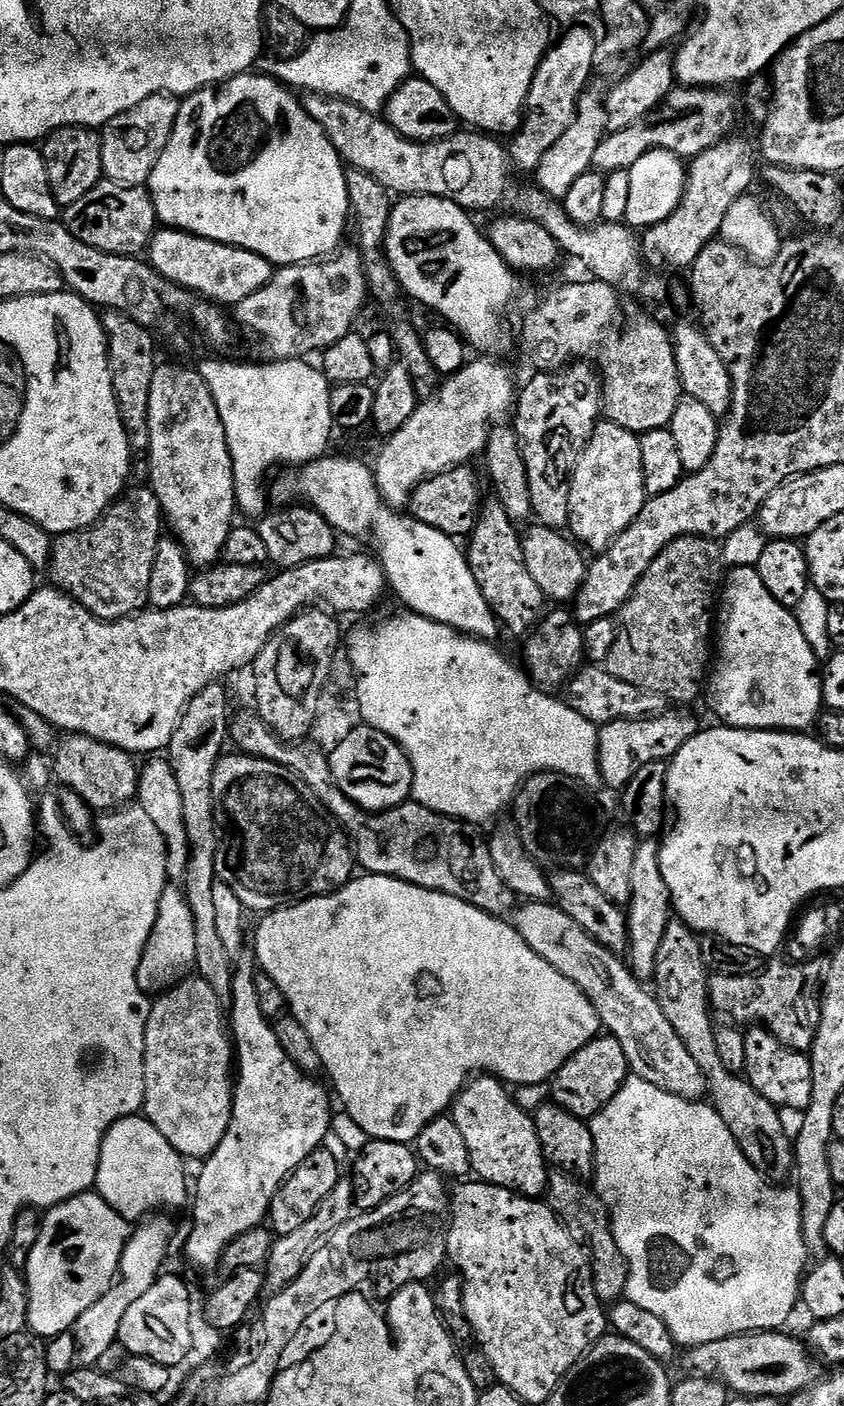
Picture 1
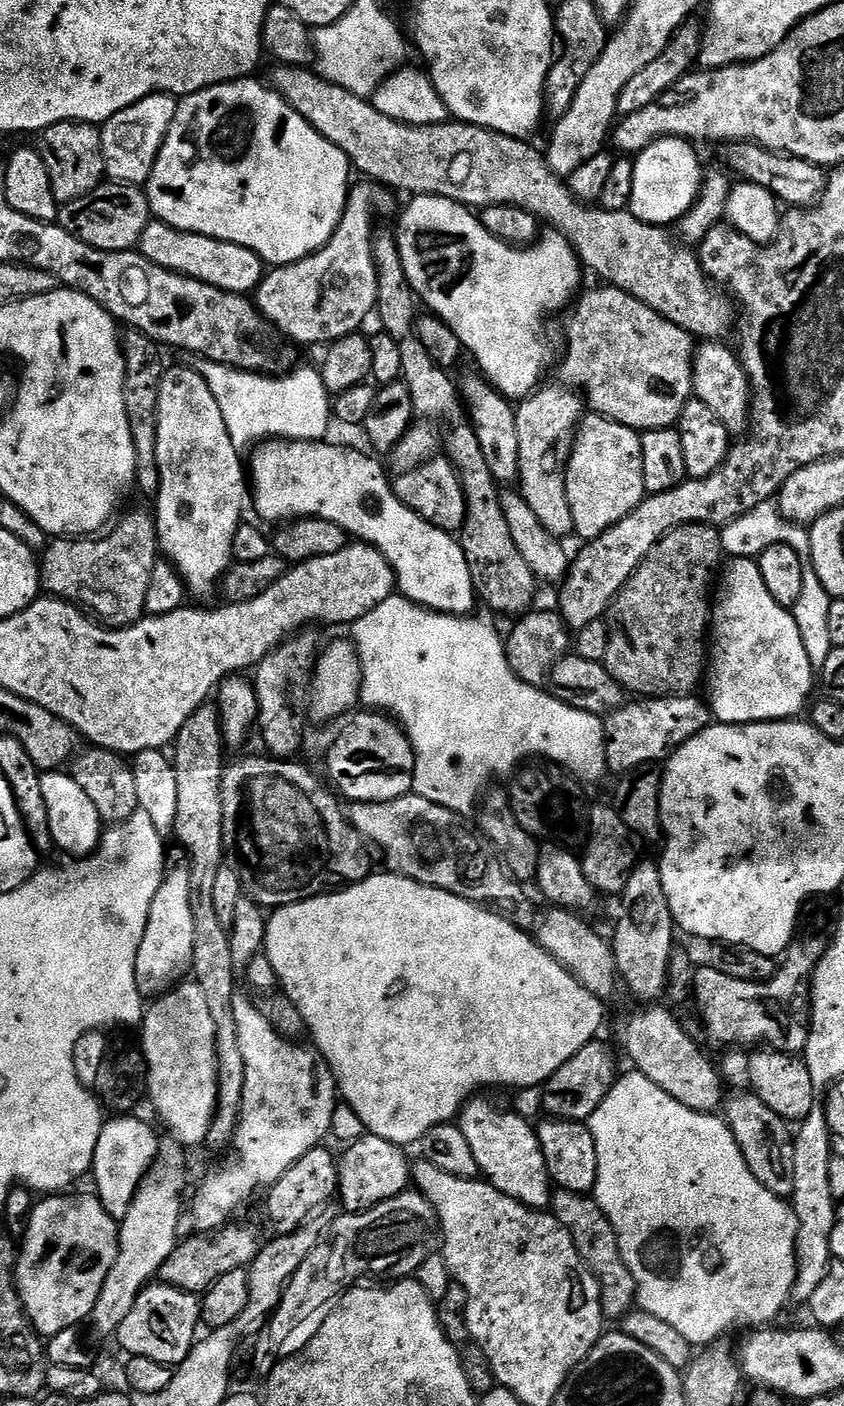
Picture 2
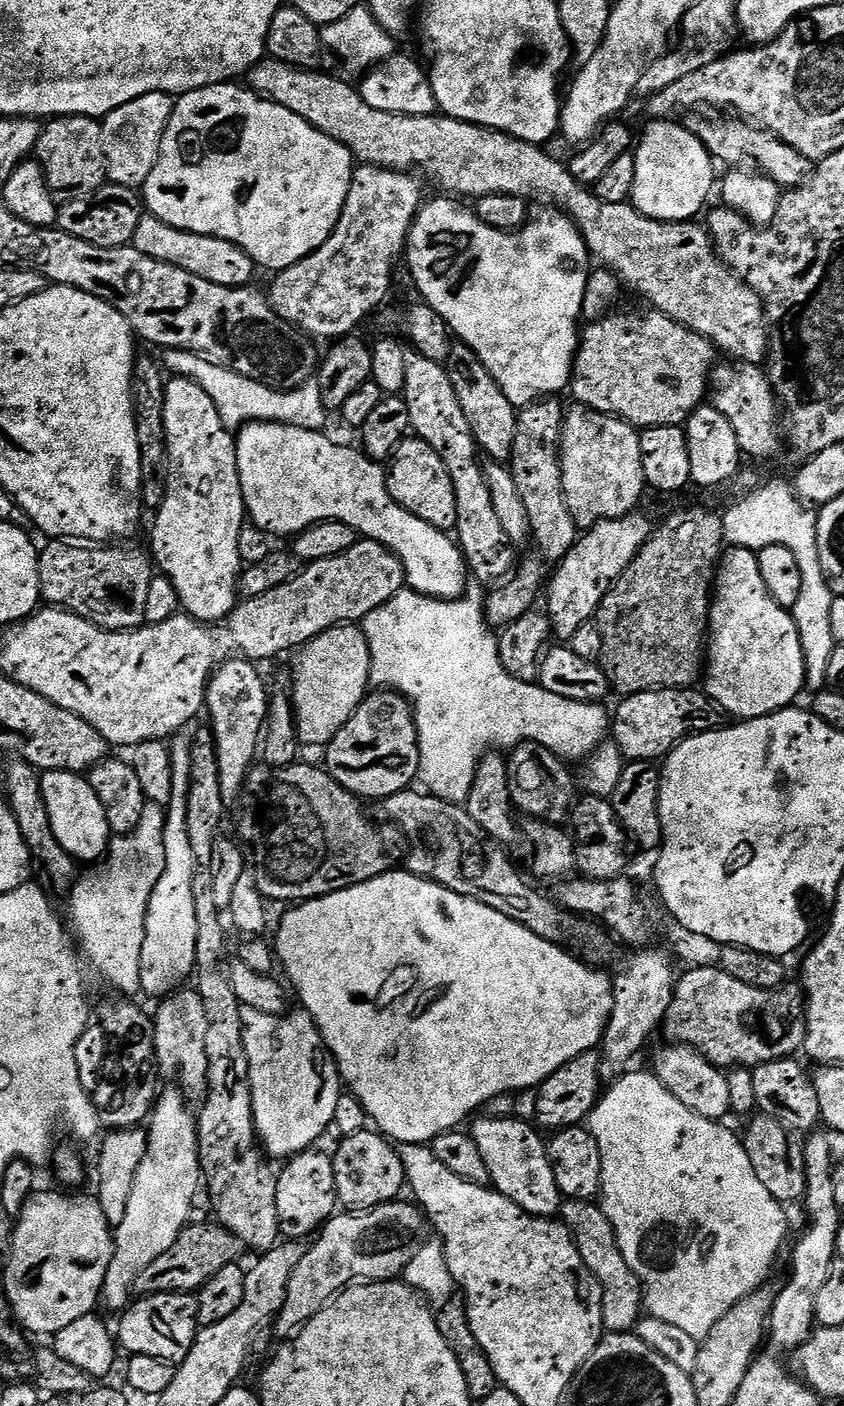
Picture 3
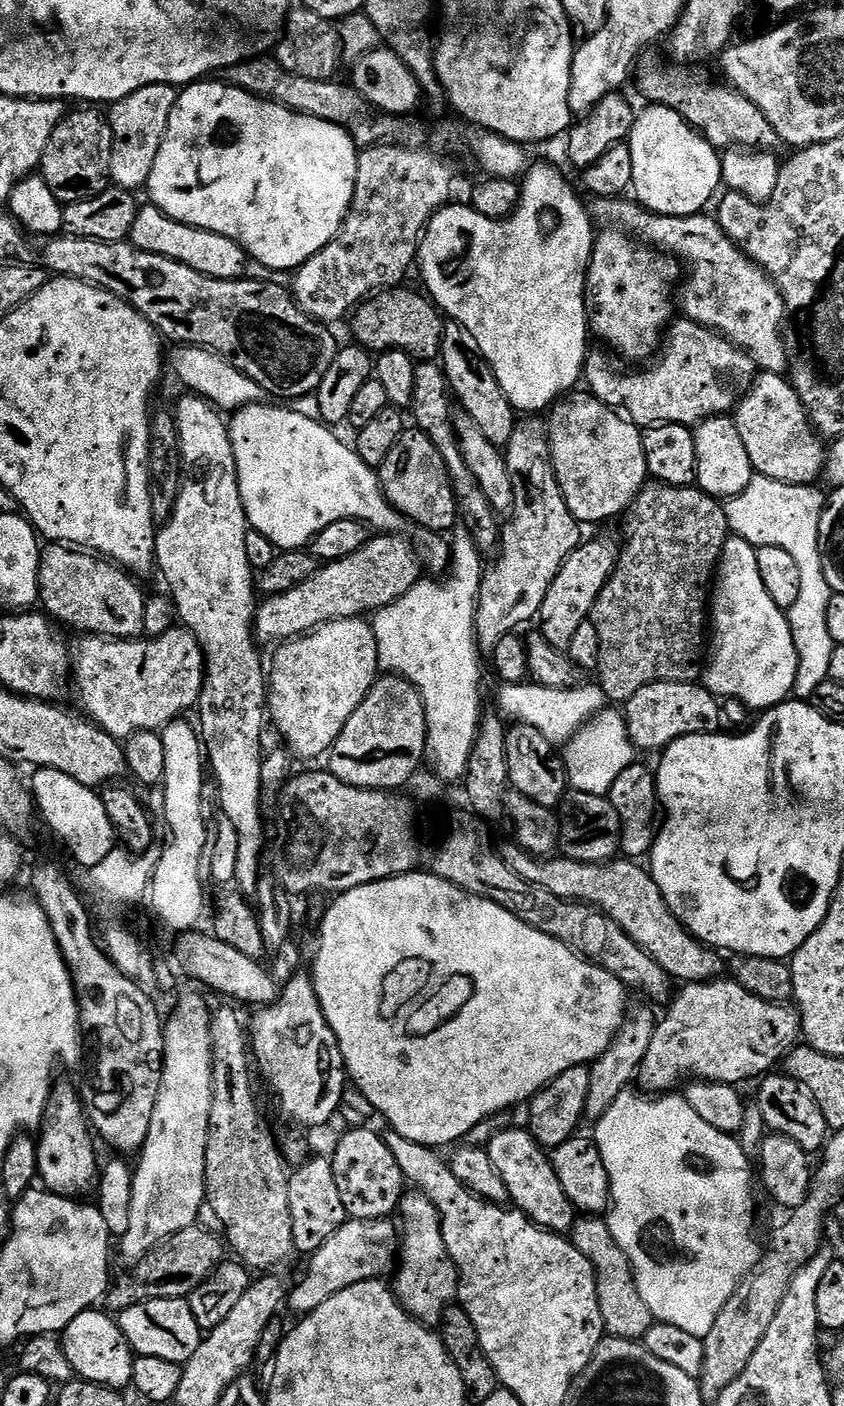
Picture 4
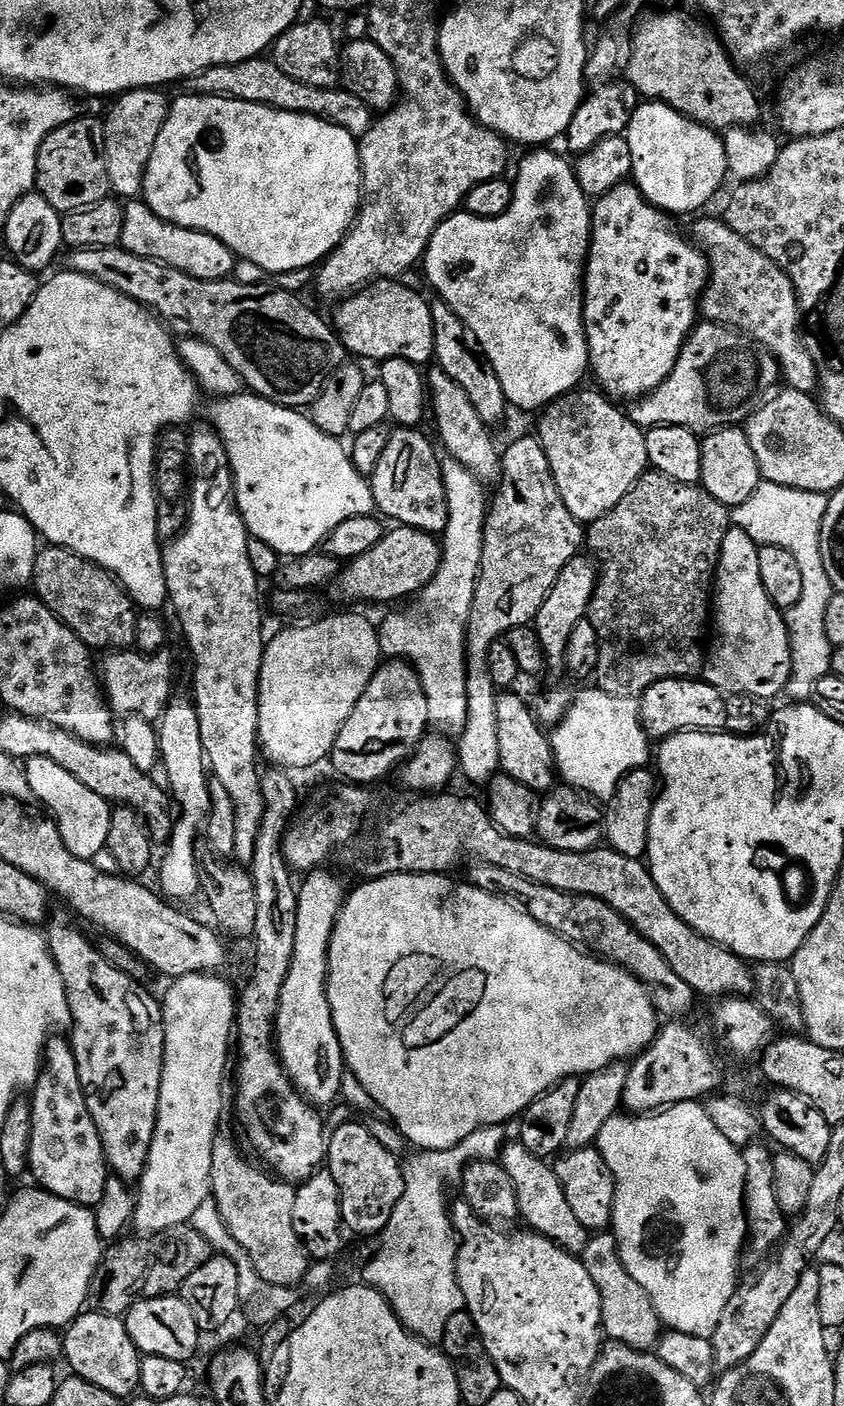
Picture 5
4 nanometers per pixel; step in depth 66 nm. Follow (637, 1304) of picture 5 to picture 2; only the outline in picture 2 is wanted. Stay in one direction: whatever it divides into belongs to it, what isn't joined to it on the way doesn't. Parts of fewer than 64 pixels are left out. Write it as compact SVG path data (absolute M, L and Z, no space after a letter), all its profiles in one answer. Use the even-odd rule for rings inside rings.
M553 1191L550 1211L558 1218L558 1222L568 1227L568 1233L574 1238L578 1254L583 1258L585 1266L596 1275L600 1287L600 1305L605 1317L609 1321L623 1321L625 1314L633 1311L636 1304L636 1283L634 1274L630 1274L622 1258L610 1218L606 1218L595 1198L583 1192Z

